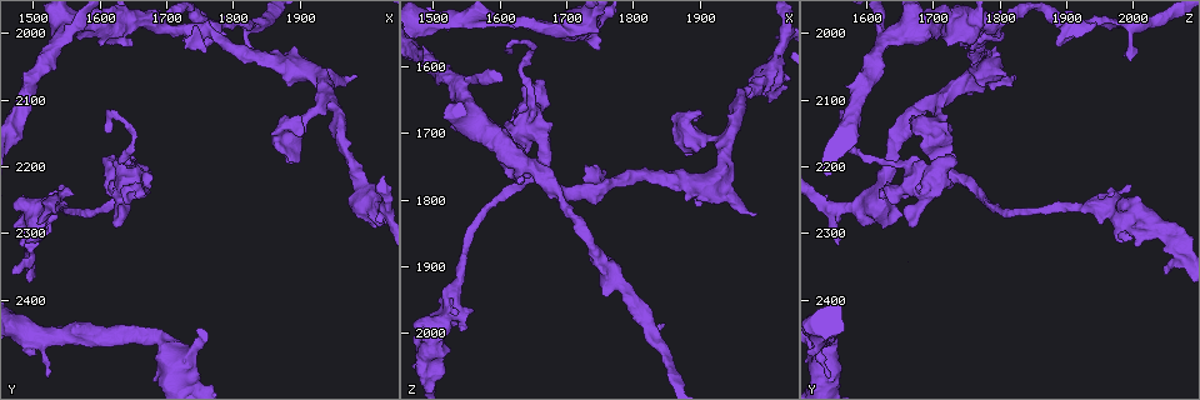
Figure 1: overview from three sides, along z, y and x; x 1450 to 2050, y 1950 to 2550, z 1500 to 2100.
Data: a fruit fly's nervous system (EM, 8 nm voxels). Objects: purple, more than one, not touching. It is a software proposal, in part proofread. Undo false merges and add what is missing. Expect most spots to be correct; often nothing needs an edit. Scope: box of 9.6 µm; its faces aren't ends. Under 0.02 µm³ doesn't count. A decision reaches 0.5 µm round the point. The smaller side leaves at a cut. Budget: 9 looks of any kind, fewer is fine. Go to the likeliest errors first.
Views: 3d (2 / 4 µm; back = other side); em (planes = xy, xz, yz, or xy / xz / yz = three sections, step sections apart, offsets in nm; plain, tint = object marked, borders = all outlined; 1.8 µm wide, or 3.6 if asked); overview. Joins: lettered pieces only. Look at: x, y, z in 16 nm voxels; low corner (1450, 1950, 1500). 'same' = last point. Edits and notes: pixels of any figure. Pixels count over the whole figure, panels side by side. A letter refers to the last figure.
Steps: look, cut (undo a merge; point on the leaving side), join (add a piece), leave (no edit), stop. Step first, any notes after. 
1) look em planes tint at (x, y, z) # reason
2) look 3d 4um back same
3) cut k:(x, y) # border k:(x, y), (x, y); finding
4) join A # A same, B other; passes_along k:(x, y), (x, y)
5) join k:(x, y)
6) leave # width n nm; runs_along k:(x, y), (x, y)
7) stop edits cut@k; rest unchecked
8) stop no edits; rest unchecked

look 3d 4um at (1500, 2310, 2055) # arms part here

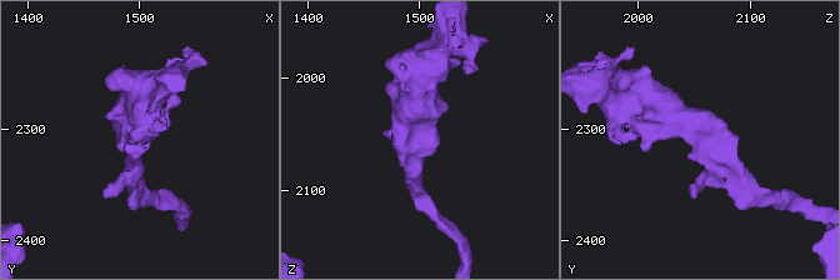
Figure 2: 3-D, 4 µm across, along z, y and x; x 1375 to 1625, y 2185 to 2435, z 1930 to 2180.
look em yz step 8 tint at (1496, 2304, 2060)

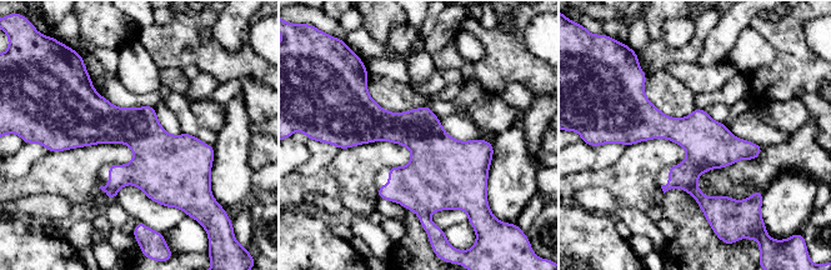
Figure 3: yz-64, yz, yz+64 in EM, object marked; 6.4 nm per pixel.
look em planes borders same # another direction

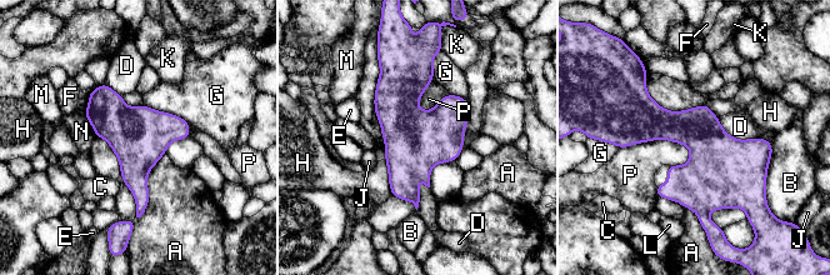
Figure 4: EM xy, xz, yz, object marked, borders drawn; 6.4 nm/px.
leave # width 340 nm; A other, B other, C other, D other, E other, F other, G other, H other, J other, K other, L other, M other, N other, P other; border 4:(619, 148), (671, 140), (690, 158); all the same neuron

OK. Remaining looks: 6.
look 3d 4um at (1540, 2005, 1630) # branch point

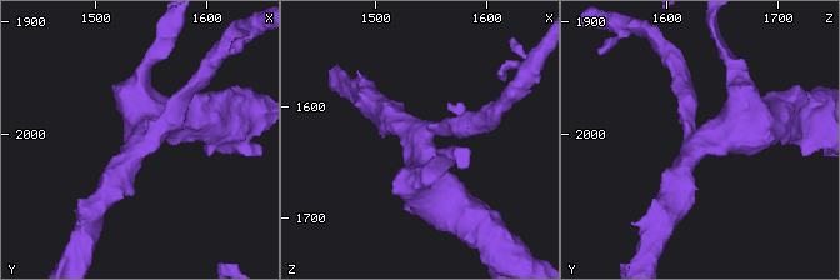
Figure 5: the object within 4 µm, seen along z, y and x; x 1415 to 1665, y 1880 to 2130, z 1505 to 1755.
look em 3.6um planes tint at (1540, 2006, 1634) # arms 3; arm_widths 220, 320, 700 nm

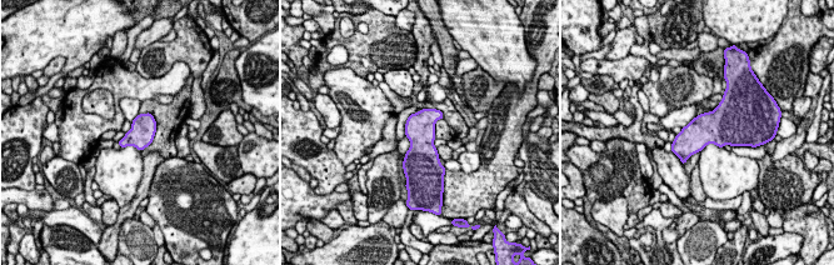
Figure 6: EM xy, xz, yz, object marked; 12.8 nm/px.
look em 3.6um planes borders same # what lies round it

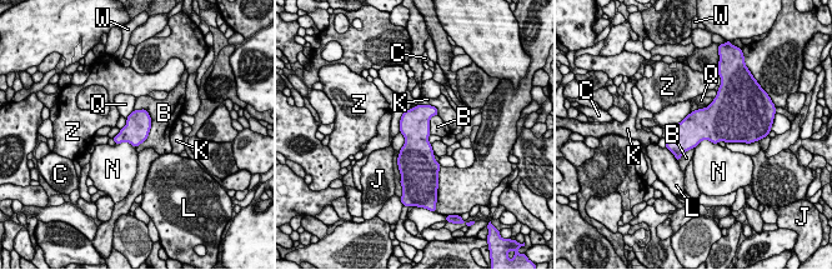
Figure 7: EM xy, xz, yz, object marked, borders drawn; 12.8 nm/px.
leave # width 320 nm; B other, C other, J other, K other, L other, N other, Q other, W other, Z other; continuous, no second neuron

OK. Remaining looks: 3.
look 3d 4um at (1745, 1995, 1785) # branch point

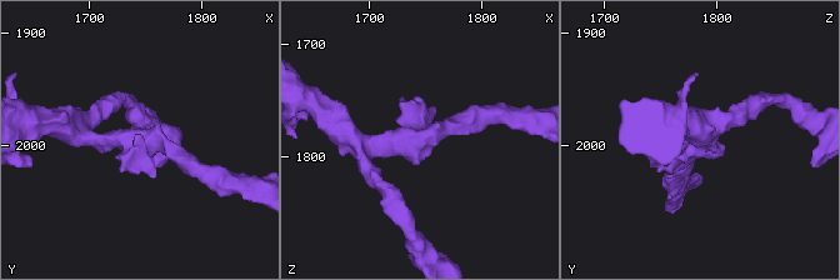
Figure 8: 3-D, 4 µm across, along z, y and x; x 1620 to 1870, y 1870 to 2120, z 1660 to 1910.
look em planes borders at (1750, 1998, 1784)

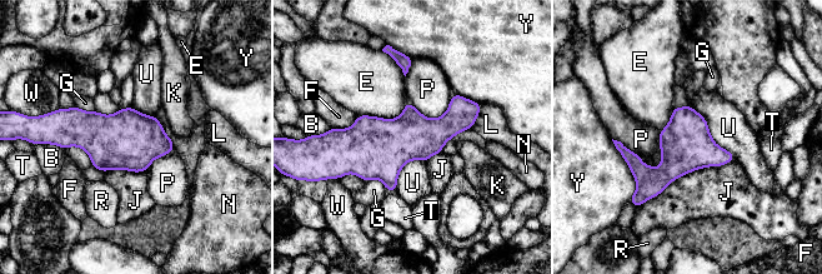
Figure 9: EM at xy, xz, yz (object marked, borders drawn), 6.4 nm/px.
leave # B other, E other, F other, G other, J other, K other, L other, N other, P other, R other, T other, U other, W other, Y other; all the same neuron

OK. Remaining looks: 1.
look em planes borders at (1985, 2065, 1820)

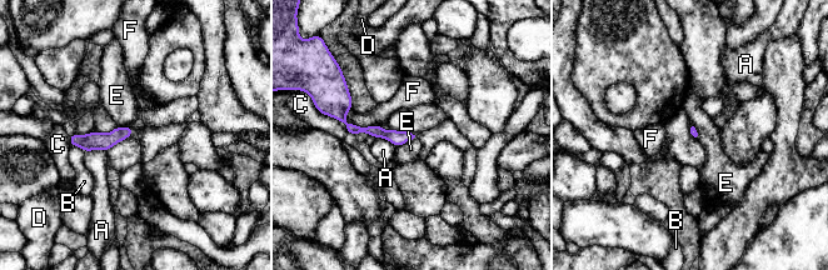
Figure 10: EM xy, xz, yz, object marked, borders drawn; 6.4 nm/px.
leave # A other, B other, C other, D other, E other, F other; border 10:(415, 136), (395, 148); none of them fits

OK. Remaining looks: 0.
stop no edits; rest unchecked

